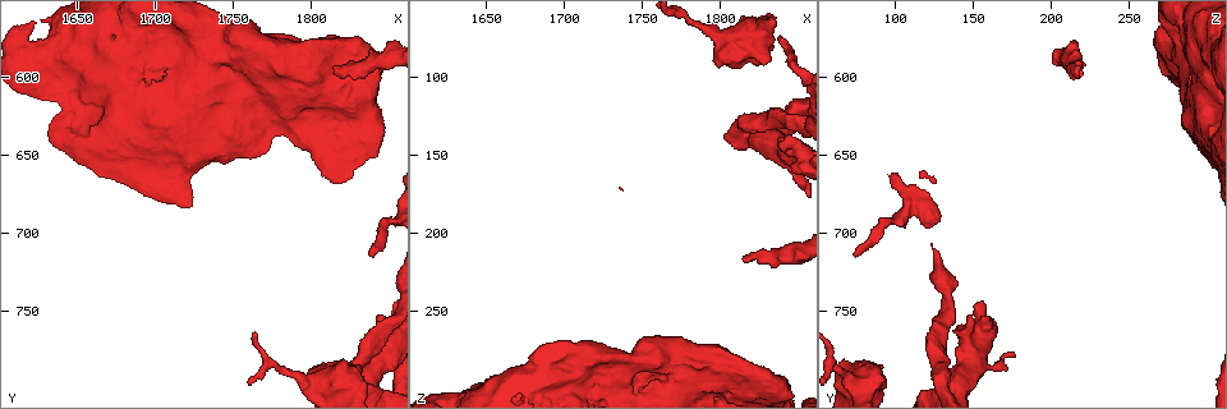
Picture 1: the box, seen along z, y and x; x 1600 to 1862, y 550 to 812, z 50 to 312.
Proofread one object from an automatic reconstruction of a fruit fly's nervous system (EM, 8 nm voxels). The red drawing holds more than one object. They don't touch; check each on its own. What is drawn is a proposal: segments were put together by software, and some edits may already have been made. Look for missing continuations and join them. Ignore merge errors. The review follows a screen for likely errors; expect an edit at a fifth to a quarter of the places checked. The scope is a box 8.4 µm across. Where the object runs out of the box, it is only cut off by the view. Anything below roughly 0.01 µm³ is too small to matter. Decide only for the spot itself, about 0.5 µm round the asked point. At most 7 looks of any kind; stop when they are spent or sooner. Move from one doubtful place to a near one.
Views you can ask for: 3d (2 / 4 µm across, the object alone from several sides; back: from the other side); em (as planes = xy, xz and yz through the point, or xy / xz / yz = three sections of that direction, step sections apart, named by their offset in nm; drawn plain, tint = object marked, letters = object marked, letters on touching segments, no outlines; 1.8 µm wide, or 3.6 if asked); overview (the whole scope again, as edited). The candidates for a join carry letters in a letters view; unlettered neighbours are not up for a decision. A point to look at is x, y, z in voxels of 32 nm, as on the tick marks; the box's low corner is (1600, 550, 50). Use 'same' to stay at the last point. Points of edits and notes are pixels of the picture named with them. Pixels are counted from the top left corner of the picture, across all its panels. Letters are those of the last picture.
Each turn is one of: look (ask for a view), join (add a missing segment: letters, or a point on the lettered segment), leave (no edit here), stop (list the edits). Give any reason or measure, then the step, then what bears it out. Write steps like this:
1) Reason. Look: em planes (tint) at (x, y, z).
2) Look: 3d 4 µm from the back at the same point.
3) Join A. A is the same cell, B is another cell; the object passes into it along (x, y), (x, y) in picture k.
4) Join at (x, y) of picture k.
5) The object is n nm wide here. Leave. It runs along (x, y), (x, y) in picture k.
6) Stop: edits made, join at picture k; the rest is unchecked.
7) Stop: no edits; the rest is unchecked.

Sudden change in width. Look: 3d 4 µm at (1728, 580, 292).

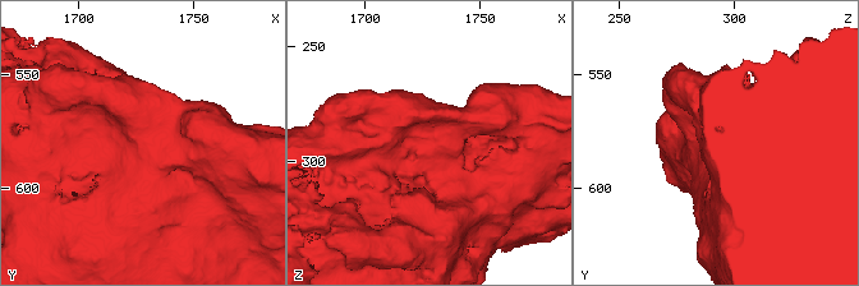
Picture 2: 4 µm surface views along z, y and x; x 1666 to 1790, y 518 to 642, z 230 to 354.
Need the tissue. Look: em 3.6 µm planes (tint) at (1727, 581, 292).

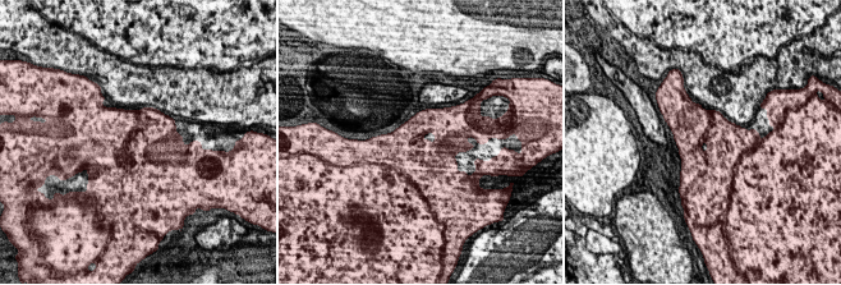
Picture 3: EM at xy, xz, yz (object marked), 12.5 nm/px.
Look: em 3.6 µm planes (letters) at the same point.

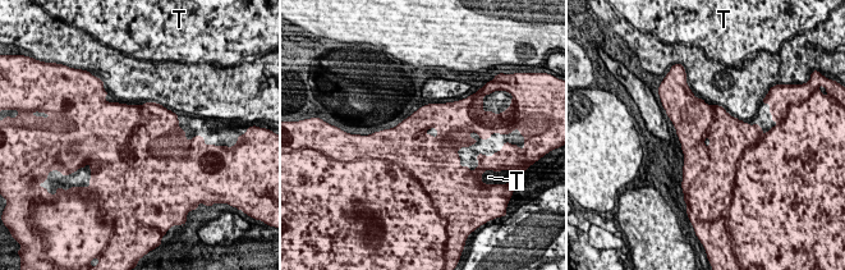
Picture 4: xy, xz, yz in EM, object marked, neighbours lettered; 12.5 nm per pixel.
The longest contact is with T, 240 nm. Leave. T is another cell; a border runs along (145, 101), (155, 101), (162, 106) in picture 4; no lettered segment goes on from it.

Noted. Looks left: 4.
Sudden change in width. Look: 3d 2 µm at (1836, 590, 216).

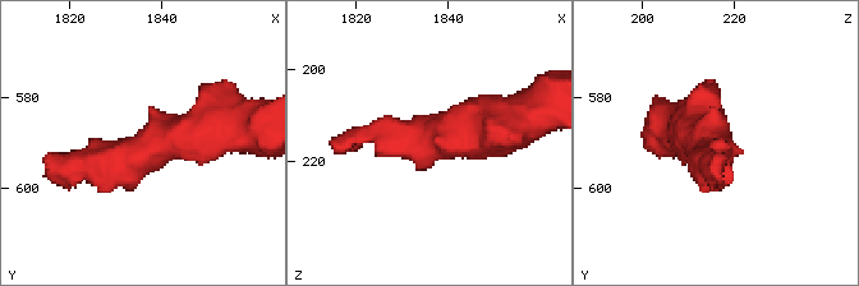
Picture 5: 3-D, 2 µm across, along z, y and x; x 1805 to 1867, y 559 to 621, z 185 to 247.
Shape alone is not enough. Look: em yz step 4 (tint) at (1836, 591, 214).

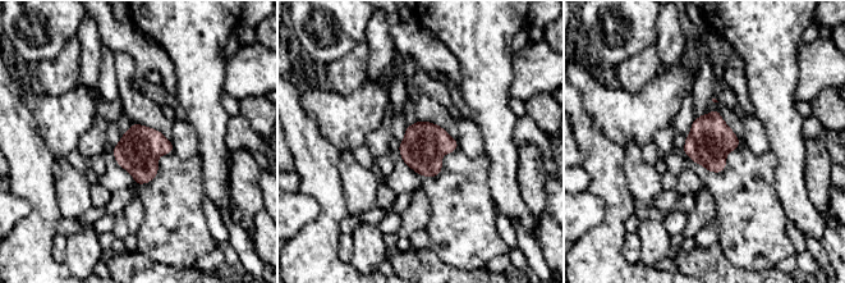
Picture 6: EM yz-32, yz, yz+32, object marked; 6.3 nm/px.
Look: em planes (letters) at the same point.

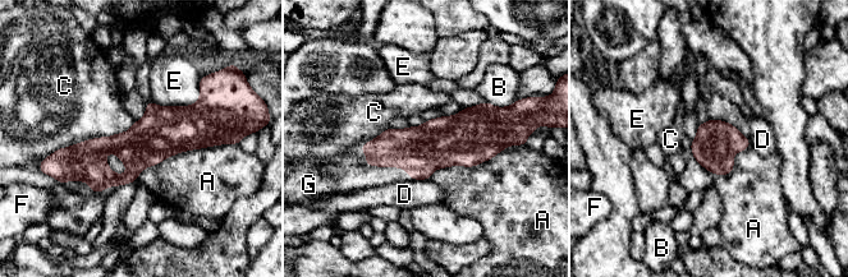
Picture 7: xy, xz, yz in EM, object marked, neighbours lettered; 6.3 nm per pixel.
The longest contact is with A, 600 nm. Join G. G is the same cell, A, B, C, D, E and F are other cells; the cell continues.

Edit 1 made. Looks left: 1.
Stop: edits made, join at picture 7; the rest is unchecked.

